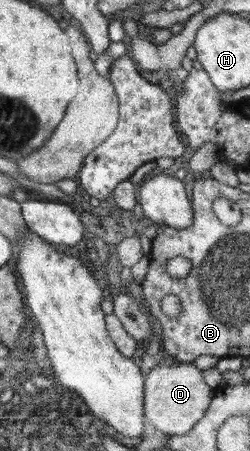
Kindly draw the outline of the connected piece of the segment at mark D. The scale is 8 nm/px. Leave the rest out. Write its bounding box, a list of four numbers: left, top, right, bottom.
[144,363,213,434]

